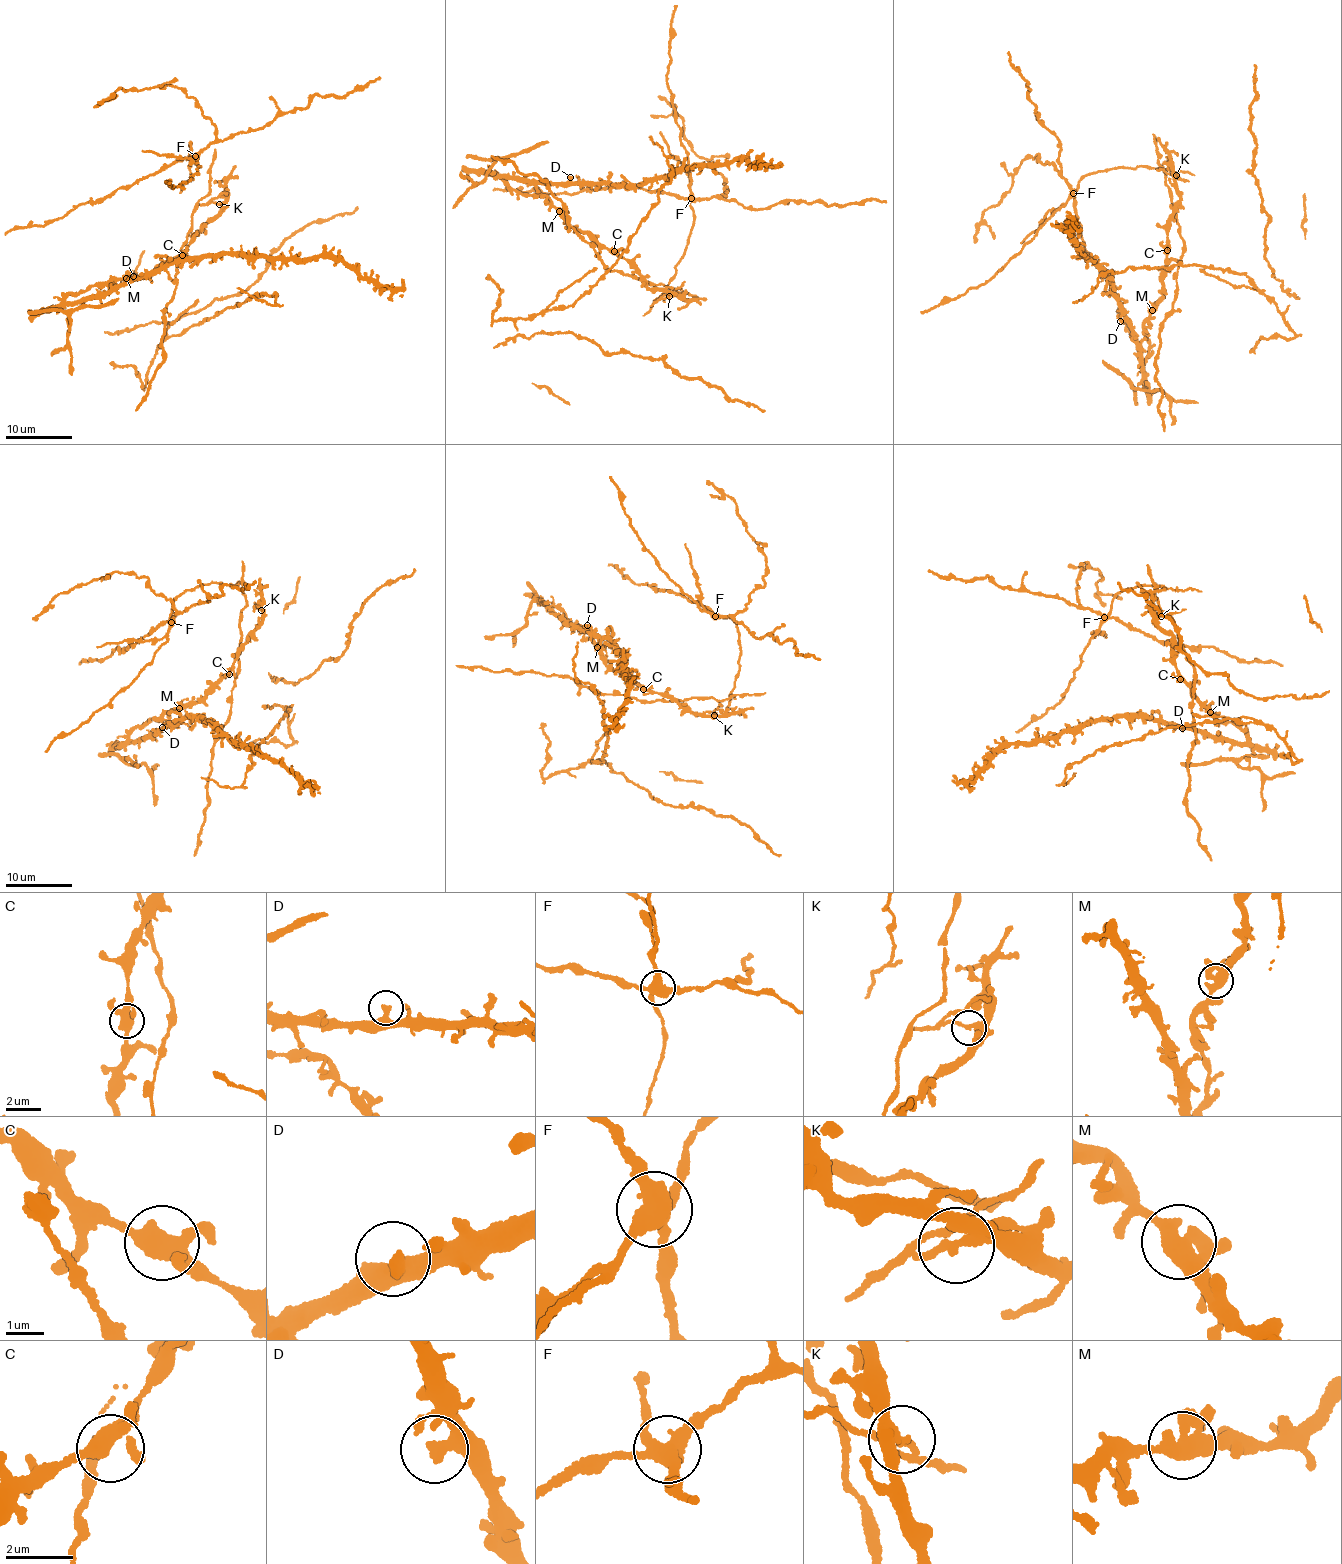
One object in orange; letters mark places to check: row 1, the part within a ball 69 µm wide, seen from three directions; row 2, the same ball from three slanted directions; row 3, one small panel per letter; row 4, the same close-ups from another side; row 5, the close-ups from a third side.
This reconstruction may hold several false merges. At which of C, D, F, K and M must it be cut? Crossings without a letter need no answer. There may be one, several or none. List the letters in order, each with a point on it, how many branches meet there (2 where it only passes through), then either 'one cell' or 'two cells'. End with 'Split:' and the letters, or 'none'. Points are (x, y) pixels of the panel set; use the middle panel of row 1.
C: at (614, 251); 4 branches meet; one cell
D: at (570, 177); 2 branches meet; one cell
F: at (691, 198); 4 branches meet; two cells
K: at (669, 296); 2 branches meet; two cells
M: at (559, 211); 4 branches meet; one cell
Split: F, K

